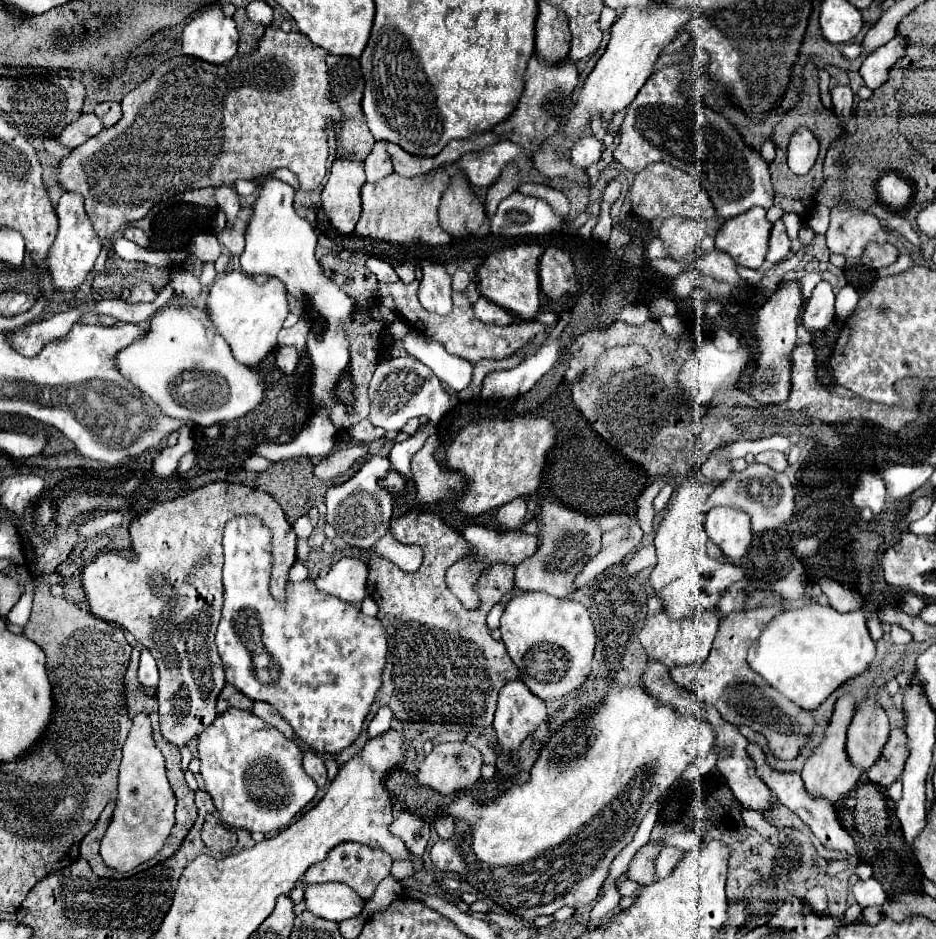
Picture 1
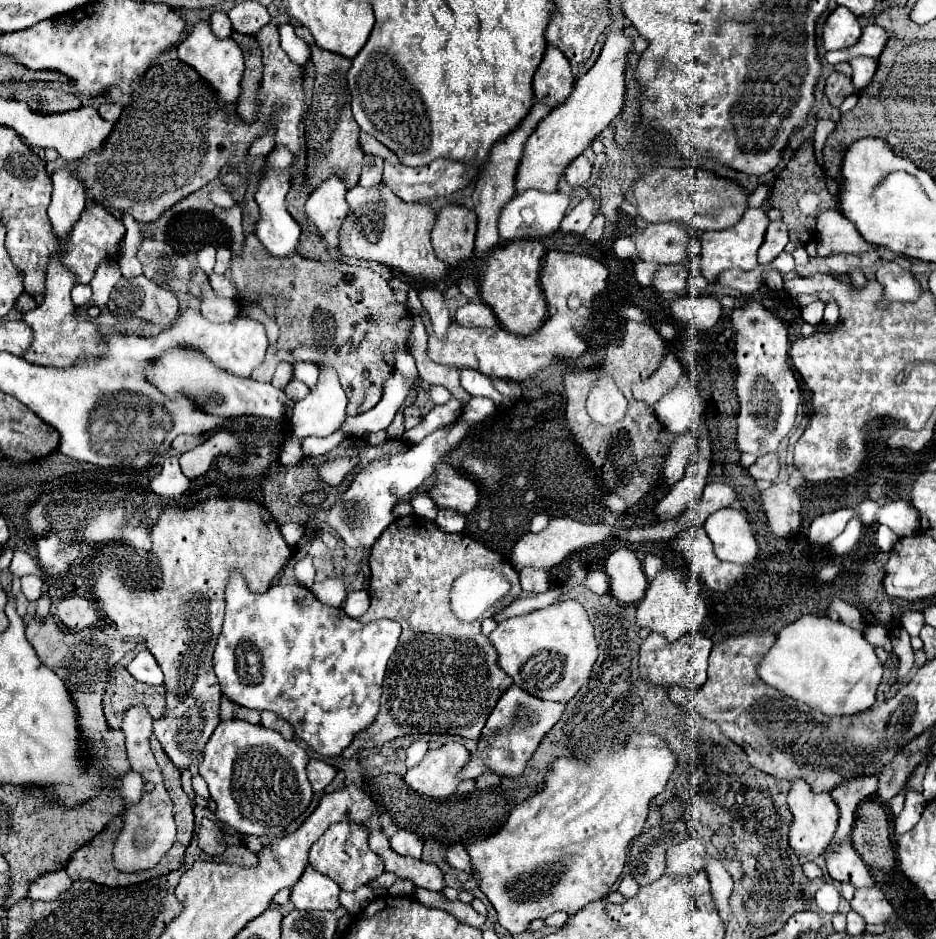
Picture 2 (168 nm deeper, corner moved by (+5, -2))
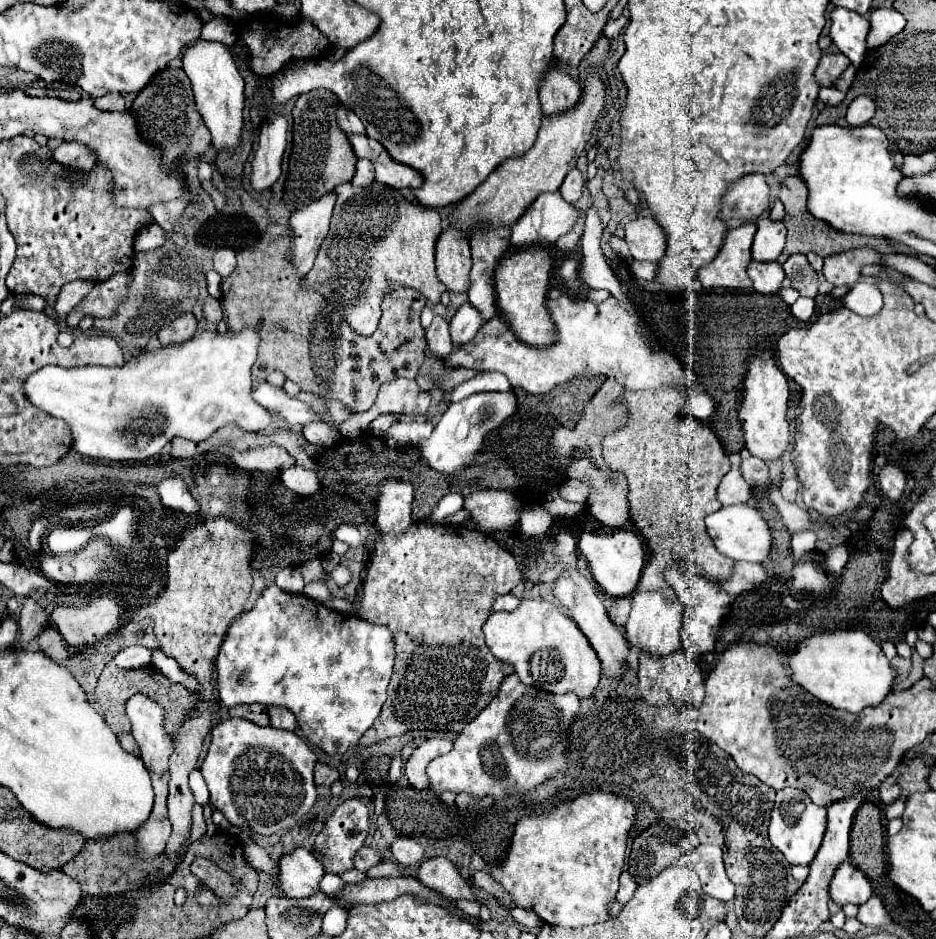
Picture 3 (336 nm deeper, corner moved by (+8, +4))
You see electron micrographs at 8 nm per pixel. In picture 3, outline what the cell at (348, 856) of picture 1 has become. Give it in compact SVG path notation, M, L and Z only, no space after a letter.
M357 797L347 799L345 803L341 803L333 811L333 815L325 823L325 829L317 835L315 845L313 845L313 855L323 863L325 871L329 871L329 873L339 875L339 873L343 873L347 869L353 869L353 857L355 857L357 849L363 845L363 841L367 837L367 831L369 831L367 807Z

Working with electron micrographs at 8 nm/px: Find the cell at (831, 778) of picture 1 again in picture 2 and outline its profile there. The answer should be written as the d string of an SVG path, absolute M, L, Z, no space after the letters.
M796 779L788 793L788 807L794 815L790 827L790 845L802 863L814 861L818 855L822 855L822 851L828 847L830 839L834 837L834 829L838 827L838 805L834 805L830 793L814 793L810 785L806 785L806 781Z

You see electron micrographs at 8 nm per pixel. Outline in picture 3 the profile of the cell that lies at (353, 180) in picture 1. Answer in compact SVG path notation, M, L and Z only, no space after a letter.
M335 193L305 205L289 217L291 227L291 263L297 269L297 275L307 275L315 263L319 247L329 233L329 219L335 205Z

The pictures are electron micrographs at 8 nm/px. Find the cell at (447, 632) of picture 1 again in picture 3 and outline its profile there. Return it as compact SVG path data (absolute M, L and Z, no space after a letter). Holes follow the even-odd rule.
M423 521L399 535L377 535L375 551L367 561L367 575L363 581L363 599L357 613L373 623L387 625L395 641L395 671L387 689L387 701L373 727L361 737L359 745L373 745L393 735L403 735L413 729L435 729L461 733L481 709L485 709L497 695L501 681L513 673L509 663L495 659L481 637L481 627L493 613L493 601L509 593L523 579L517 571L515 557L499 547L491 537L461 525L427 525ZM467 575L481 575L485 587L473 597L461 593L461 579Z

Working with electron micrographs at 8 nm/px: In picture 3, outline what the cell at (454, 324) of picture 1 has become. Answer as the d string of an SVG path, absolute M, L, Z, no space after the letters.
M569 255L559 269L559 277L565 281L569 291L551 303L551 319L557 327L555 345L545 349L525 345L517 339L503 317L493 317L479 329L471 343L453 351L447 359L443 359L443 363L477 371L499 371L507 375L513 387L521 387L533 395L543 395L565 381L593 375L613 377L629 391L663 387L697 389L699 383L691 381L683 367L675 363L669 353L655 349L653 341L641 333L637 325L639 317L633 307L627 309L617 299L607 299L601 305L595 305L583 297L583 285L577 279L577 267L579 259Z

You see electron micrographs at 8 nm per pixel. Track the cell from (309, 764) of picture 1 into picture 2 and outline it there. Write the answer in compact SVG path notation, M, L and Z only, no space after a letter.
M310 759L308 767L306 767L306 773L308 773L308 779L312 783L312 789L318 793L334 779L336 769L322 759Z

